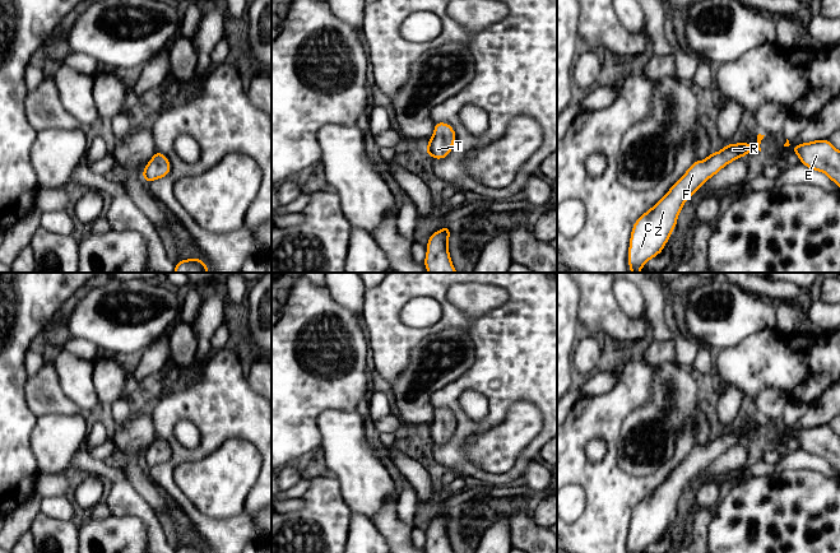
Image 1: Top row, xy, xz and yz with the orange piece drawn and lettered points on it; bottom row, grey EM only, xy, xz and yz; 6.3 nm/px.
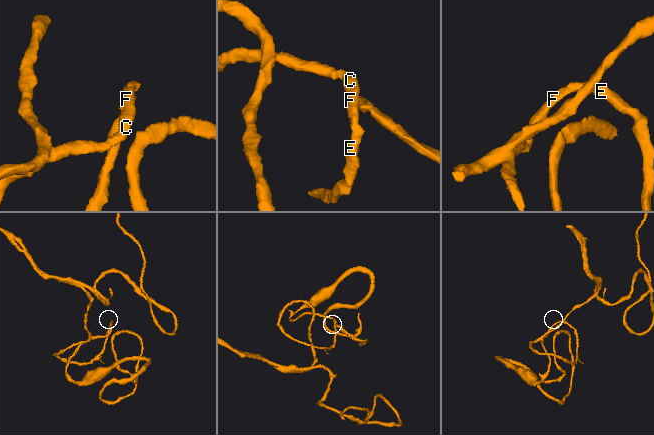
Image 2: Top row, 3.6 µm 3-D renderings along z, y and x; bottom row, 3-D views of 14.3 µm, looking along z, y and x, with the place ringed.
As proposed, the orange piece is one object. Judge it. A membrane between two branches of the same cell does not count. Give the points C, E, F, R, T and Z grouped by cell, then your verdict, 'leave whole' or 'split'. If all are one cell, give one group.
groups C E F R T Z; leave whole

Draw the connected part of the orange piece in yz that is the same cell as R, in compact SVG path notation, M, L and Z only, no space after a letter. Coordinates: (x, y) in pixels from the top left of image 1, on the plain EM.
M758 419L753 431L746 427L737 431L733 427L721 436L710 438L705 446L695 446L664 483L635 507L628 533L628 553L642 553L659 540L670 524L684 487L727 450L746 442L752 436L761 437L760 429L764 422Z

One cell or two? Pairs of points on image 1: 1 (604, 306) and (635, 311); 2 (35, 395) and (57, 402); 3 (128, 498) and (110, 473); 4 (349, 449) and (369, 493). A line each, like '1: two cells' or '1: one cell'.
1: two cells
2: one cell
3: one cell
4: one cell

